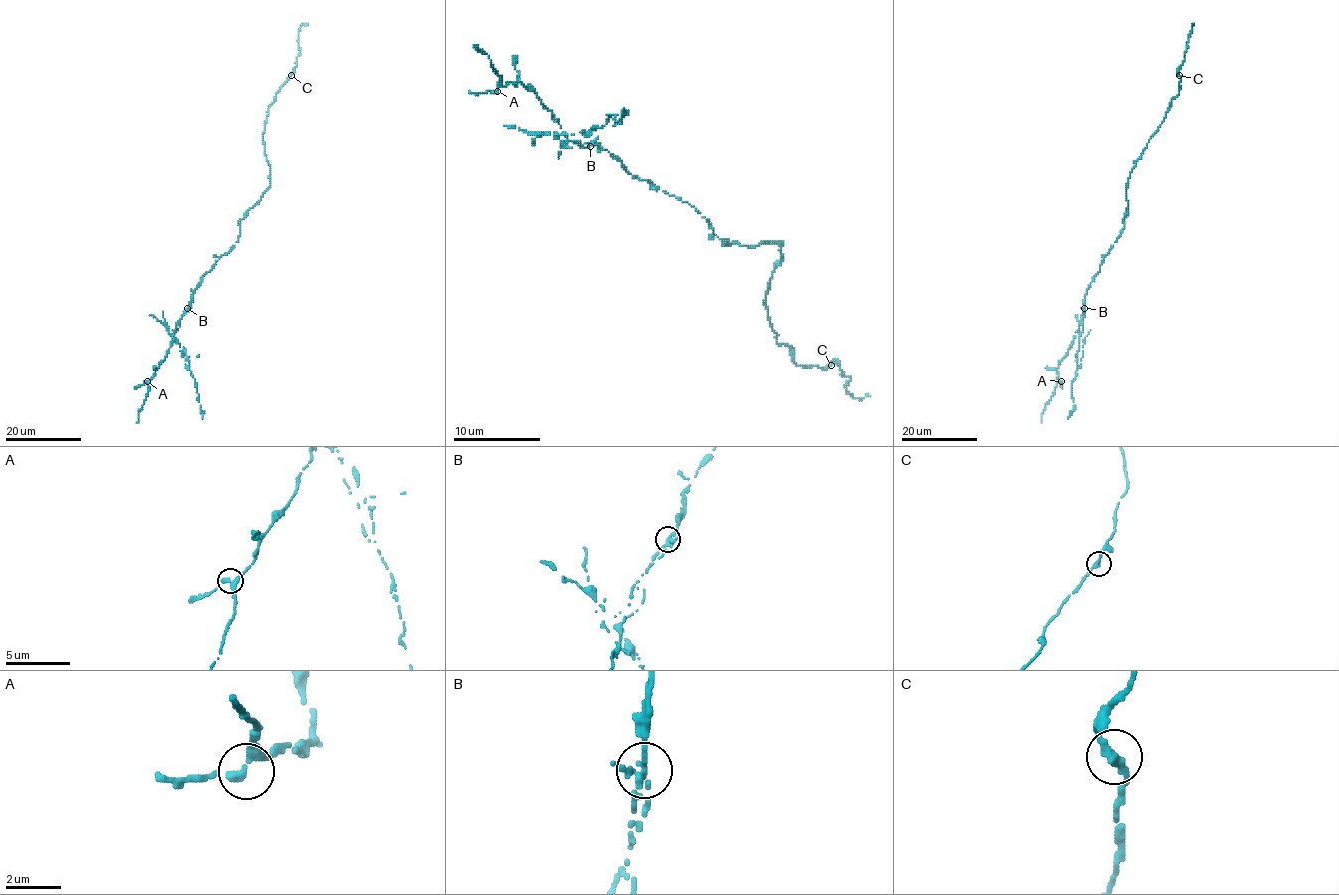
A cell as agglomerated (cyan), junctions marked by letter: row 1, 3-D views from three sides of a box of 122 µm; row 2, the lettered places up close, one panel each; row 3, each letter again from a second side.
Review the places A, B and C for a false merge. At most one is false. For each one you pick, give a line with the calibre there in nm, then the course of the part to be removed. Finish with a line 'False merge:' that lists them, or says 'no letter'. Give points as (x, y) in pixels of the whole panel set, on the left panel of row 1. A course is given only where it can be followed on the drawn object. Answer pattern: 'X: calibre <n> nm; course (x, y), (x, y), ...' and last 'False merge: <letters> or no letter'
B: calibre 260 nm; course (188, 308), (178, 322), (180, 327), (174, 332), (174, 340), (183, 348), (190, 364), (202, 418)
False merge: B

